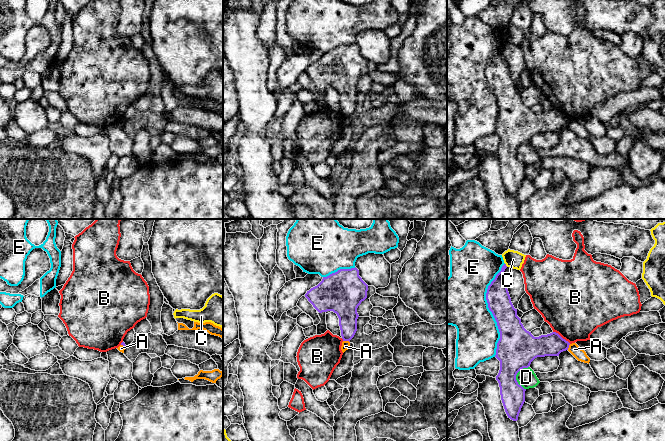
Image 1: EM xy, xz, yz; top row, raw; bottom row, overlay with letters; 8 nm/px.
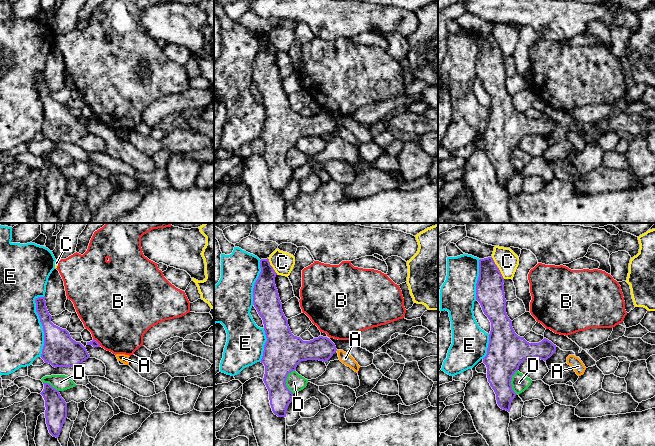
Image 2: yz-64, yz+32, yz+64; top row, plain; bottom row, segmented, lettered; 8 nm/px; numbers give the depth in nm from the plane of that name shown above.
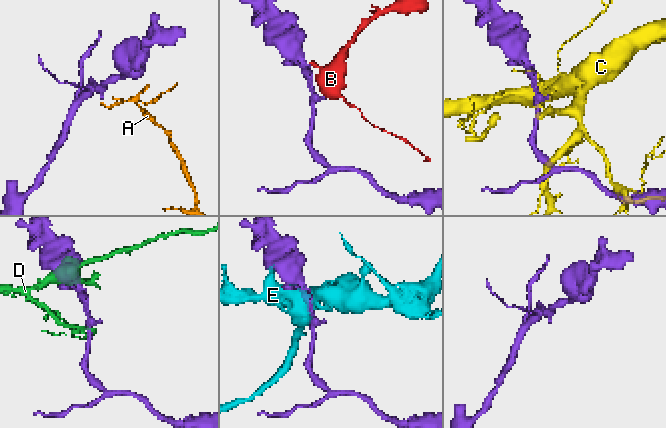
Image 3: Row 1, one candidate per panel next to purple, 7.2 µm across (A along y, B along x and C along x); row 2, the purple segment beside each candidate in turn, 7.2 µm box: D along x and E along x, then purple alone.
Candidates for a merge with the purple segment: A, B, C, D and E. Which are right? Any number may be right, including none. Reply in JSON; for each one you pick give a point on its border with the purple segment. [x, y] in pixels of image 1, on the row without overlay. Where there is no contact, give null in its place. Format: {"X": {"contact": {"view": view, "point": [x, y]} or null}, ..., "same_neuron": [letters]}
{"same_neuron": []}

